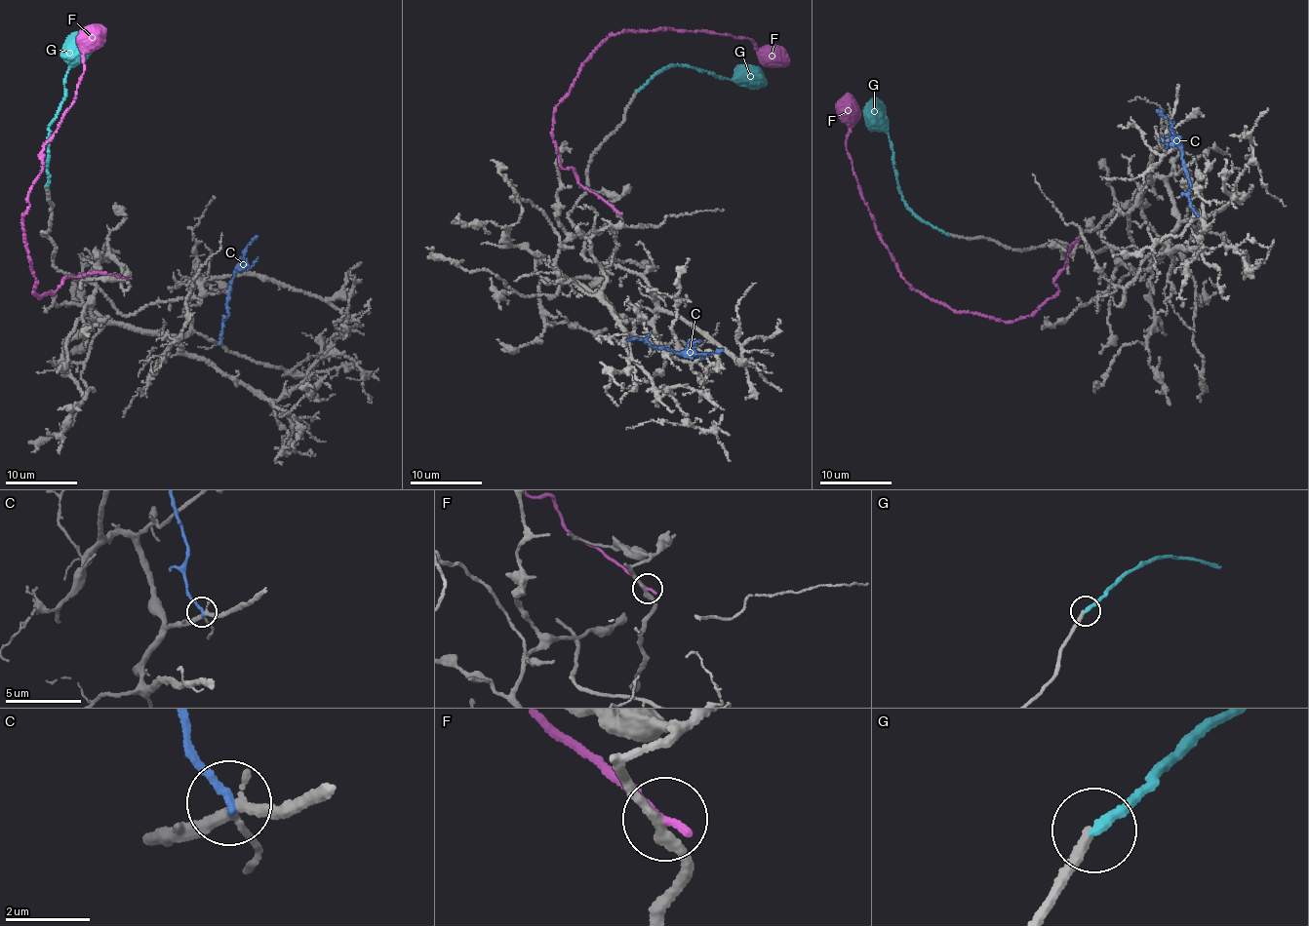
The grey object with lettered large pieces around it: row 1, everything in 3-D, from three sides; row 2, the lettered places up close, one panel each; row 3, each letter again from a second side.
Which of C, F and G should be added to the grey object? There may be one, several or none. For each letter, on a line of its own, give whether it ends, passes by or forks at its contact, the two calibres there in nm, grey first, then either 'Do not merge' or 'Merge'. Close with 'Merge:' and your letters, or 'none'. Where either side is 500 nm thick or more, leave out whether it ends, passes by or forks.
C: It ends there. Thickness 200 nm (grey) against 200 nm. Do not merge
F: It ends there. Thickness 240 nm (grey) against 220 nm. Do not merge
G: It ends there. Thickness 240 nm (grey) against 240 nm. Merge
Merge: G

